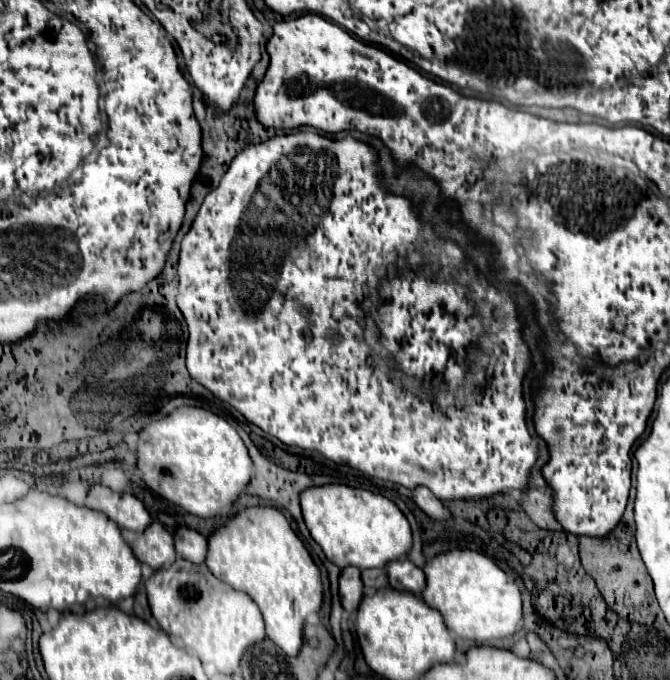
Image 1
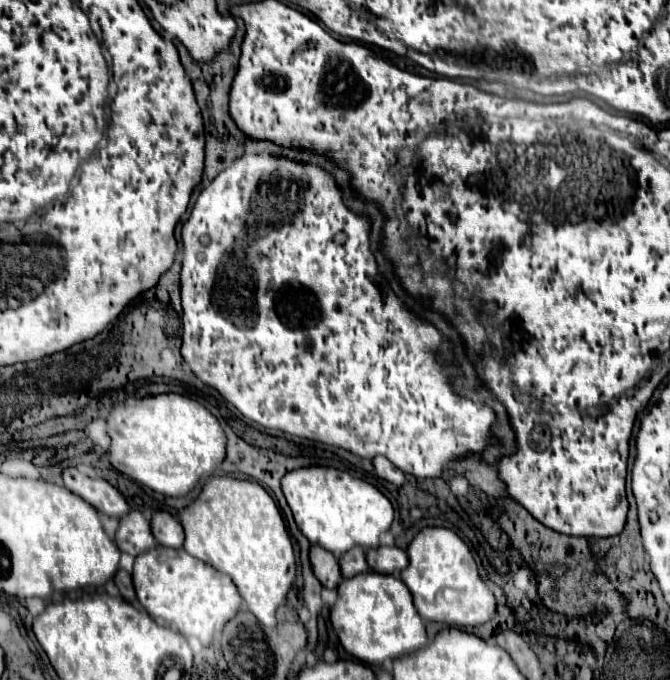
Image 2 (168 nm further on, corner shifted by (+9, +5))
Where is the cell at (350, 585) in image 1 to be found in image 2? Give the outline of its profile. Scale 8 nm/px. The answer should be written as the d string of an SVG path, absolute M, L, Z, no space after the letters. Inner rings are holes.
M311 546L311 550L309 550L309 562L311 562L311 568L313 568L315 578L325 588L335 590L335 586L341 580L341 572L339 572L337 558L331 552L323 550L321 546Z

